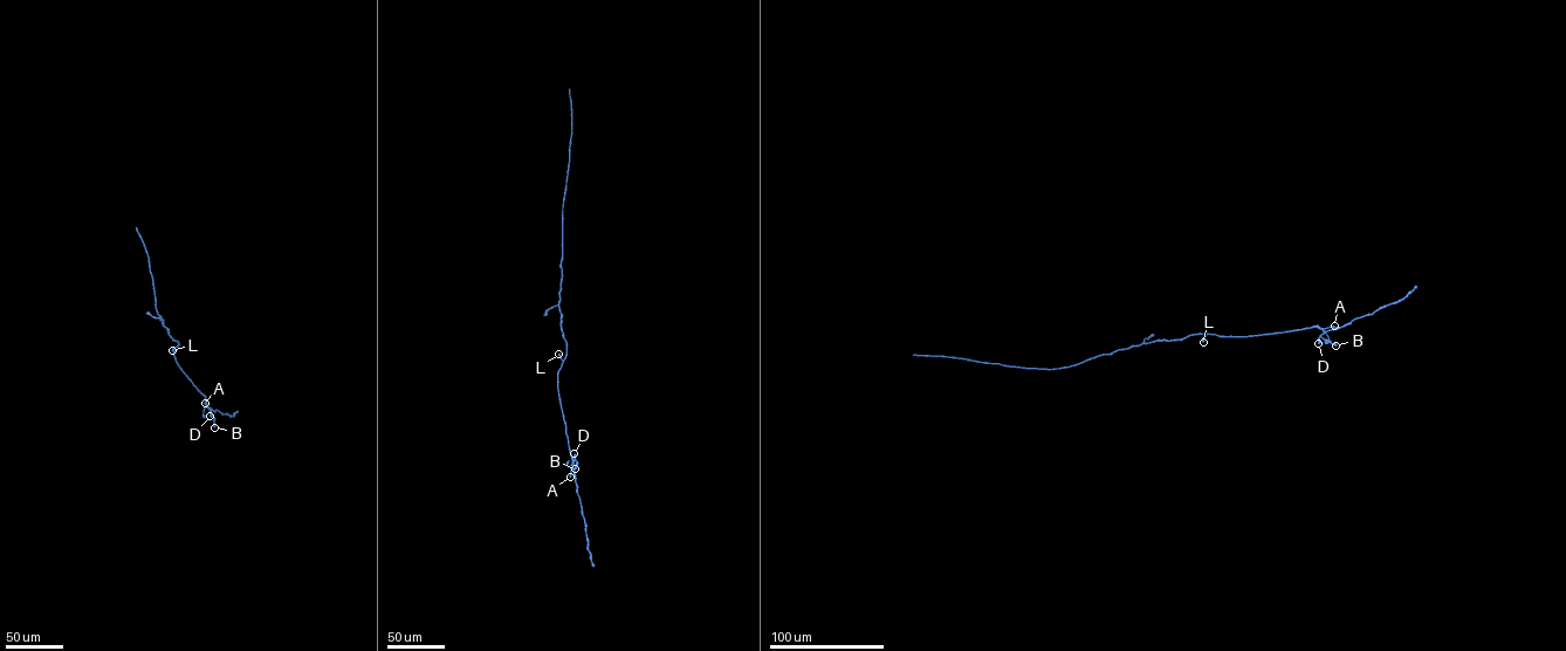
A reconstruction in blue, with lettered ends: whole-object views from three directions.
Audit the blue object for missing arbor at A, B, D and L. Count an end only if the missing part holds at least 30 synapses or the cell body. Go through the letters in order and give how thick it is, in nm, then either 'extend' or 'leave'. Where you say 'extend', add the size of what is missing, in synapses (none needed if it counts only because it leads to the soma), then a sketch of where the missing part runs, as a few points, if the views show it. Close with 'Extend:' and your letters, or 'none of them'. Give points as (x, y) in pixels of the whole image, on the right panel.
A: calibre 700 nm; leave
B: calibre 400 nm; leave
D: calibre 440 nm; leave
L: calibre 700 nm; leave
Extend: none of them

